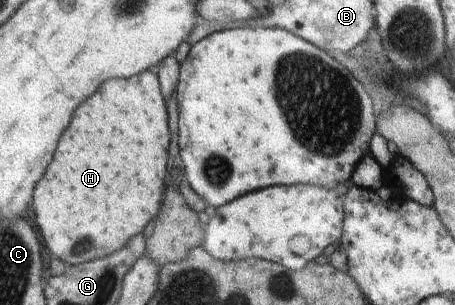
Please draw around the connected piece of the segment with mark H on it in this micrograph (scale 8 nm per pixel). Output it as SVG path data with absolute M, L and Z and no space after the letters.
M156 70L103 83L97 95L75 111L71 127L59 141L59 151L55 151L55 163L51 163L47 179L35 189L35 217L51 253L70 266L90 263L113 255L127 247L129 239L143 233L145 227L161 214L159 211L162 212L171 141L167 103Z

